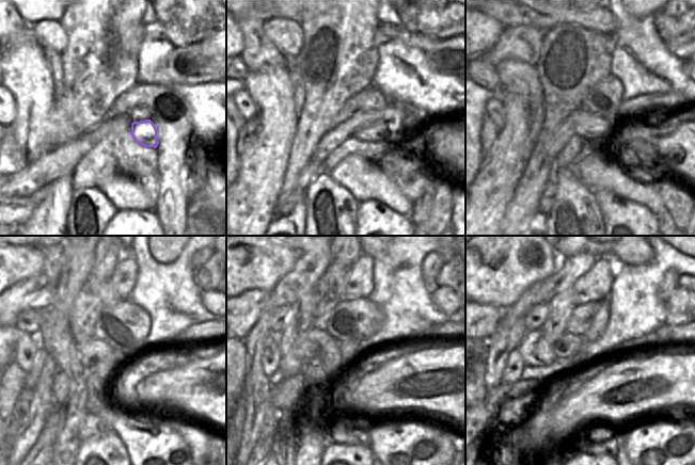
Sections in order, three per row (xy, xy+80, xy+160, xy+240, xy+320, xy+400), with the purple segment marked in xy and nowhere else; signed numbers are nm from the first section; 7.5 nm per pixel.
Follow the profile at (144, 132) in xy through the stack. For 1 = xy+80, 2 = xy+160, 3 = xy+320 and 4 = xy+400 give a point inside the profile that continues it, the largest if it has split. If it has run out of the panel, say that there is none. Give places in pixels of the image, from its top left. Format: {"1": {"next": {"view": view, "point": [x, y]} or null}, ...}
{"1": {"next": {"view": "xy+80", "point": [376, 132]}}, "2": {"next": {"view": "xy+160", "point": [590, 127]}}, "3": {"next": {"view": "xy+320", "point": [312, 346]}}, "4": {"next": {"view": "xy+400", "point": [535, 351]}}}

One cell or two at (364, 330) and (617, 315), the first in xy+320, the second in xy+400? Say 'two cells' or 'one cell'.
two cells

